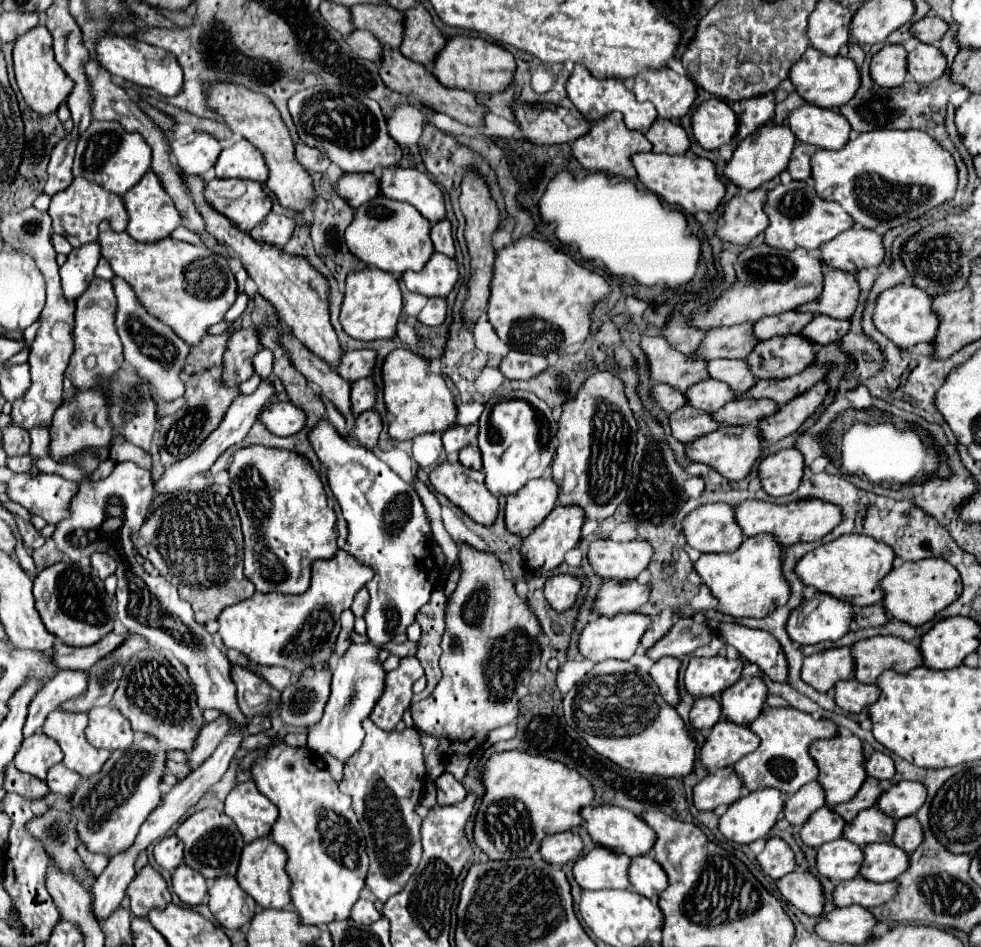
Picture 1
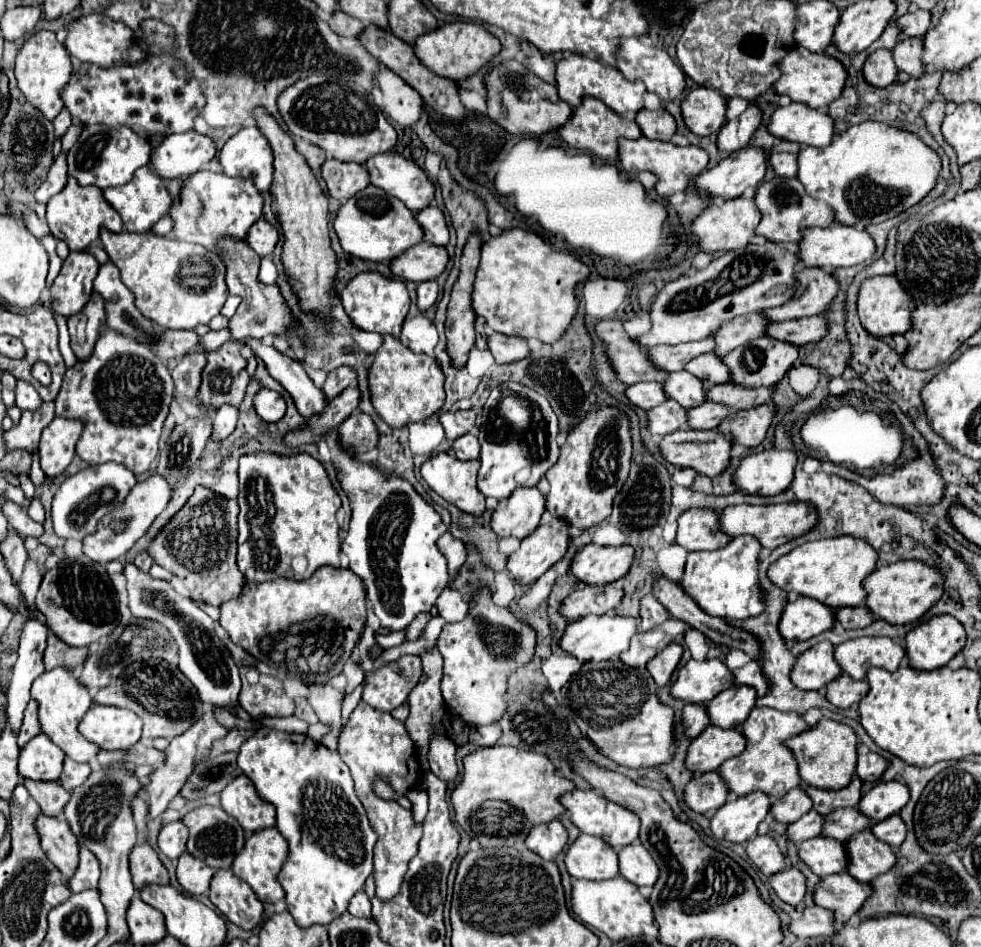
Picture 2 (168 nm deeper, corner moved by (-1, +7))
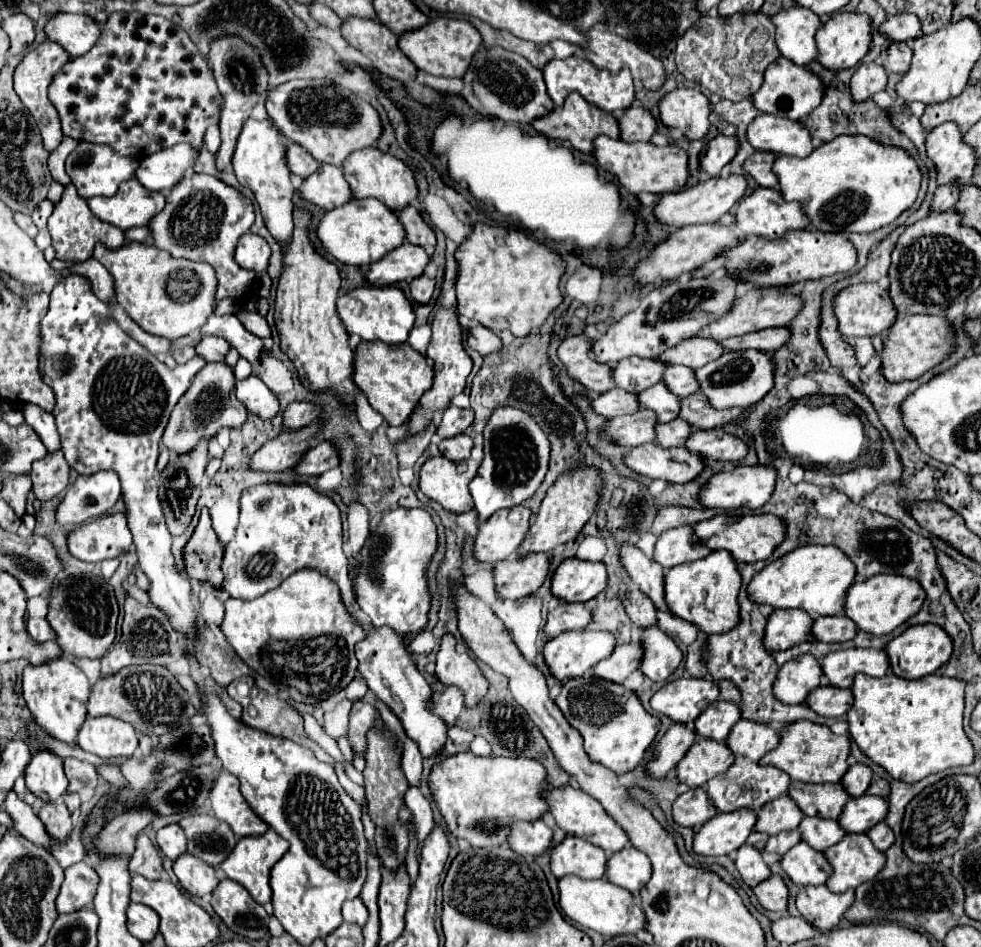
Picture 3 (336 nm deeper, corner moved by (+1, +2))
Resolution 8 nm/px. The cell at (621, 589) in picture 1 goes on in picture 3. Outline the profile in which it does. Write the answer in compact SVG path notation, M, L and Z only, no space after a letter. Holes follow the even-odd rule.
M562 602L558 608L548 612L548 622L544 626L544 632L554 638L558 632L564 630L582 630L592 620L592 614L588 614L586 604L566 604Z

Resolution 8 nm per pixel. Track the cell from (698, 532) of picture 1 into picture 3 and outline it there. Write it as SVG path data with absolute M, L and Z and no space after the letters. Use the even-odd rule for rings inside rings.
M680 526L680 528L666 530L660 536L660 540L656 542L654 560L664 568L672 568L684 562L700 560L710 552L712 550L708 550L708 546L704 546L700 538L696 538L696 532L692 530L692 526Z

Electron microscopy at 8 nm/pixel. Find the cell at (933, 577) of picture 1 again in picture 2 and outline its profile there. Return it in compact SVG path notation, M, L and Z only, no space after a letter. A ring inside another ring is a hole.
M896 561L884 565L862 581L866 591L866 607L890 625L914 623L934 605L934 601L938 601L938 597L942 597L942 581L944 577L934 573L930 565L922 565L922 561Z

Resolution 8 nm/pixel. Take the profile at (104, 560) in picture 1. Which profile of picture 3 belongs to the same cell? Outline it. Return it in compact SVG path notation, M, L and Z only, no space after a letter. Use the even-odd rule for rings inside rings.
M126 512L106 514L70 532L70 554L84 562L102 562L118 558L132 546L132 532L128 530Z

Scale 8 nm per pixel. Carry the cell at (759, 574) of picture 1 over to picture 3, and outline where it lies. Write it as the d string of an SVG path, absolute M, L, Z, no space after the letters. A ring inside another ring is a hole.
M714 550L698 562L676 566L664 574L664 592L670 612L696 624L706 634L728 632L736 626L740 620L740 606L736 602L740 586L740 572L728 550Z

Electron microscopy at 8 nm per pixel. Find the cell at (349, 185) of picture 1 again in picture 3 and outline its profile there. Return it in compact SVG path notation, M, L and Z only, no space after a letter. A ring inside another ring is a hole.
M322 164L316 174L310 174L300 186L302 198L322 206L324 210L338 208L354 198L344 172L332 164Z

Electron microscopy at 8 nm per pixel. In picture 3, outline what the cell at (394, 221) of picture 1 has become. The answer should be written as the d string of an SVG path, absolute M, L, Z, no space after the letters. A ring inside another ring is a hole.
M354 198L340 208L328 210L318 224L318 238L338 262L360 268L366 268L372 262L380 260L382 254L388 254L406 240L396 212L374 198Z

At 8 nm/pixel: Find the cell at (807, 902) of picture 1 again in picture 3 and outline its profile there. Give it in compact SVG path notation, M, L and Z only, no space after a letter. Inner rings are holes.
M770 876L768 880L760 882L754 888L758 902L766 910L786 910L788 908L788 886L784 884L782 876Z

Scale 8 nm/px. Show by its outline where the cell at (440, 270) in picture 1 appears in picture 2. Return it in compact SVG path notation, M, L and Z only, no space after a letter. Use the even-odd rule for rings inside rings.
M422 241L420 245L414 245L412 249L394 257L390 261L390 271L394 277L420 283L426 279L436 279L446 269L446 265L448 265L446 249Z

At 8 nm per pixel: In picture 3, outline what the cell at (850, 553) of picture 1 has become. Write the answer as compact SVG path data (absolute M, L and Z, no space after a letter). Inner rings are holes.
M800 546L786 556L770 562L760 570L750 586L748 594L758 604L770 604L774 608L800 608L812 618L840 616L844 614L844 598L854 584L856 566L838 546Z

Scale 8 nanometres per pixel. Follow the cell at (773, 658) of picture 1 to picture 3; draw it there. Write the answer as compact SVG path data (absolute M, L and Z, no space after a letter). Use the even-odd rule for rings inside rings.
M630 544L622 546L622 562L634 584L654 602L658 610L668 614L668 606L664 602L664 568Z

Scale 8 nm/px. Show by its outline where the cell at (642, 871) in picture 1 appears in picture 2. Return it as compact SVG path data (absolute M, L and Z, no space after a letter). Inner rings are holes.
M632 843L620 849L618 861L620 861L620 875L626 881L634 883L641 895L648 899L652 893L652 885L658 879L658 867L650 857L650 853L640 843Z

